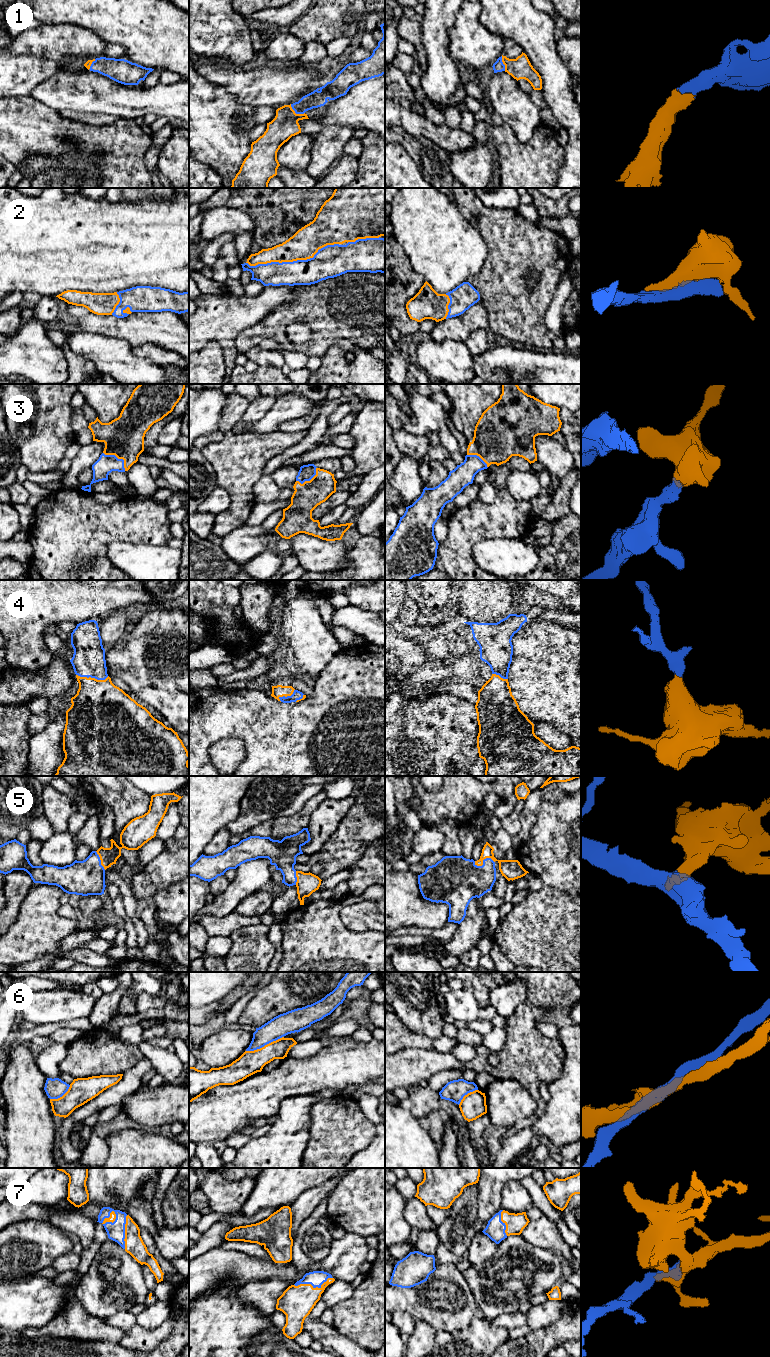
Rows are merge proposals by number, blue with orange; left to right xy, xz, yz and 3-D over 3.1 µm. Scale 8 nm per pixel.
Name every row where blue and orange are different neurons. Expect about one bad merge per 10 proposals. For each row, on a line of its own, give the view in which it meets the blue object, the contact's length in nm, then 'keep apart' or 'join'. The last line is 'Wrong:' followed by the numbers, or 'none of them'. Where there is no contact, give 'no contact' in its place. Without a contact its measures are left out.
1: contact in xz; length 140 nm; join
2: contact in xz; length 750 nm; join
3: contact in xy; length 240 nm; join
4: contact in xy; length 260 nm; join
5: contact in yz; length 170 nm; join
6: contact in xz; length 320 nm; keep apart
7: contact in xz; length 320 nm; join
Wrong: 6

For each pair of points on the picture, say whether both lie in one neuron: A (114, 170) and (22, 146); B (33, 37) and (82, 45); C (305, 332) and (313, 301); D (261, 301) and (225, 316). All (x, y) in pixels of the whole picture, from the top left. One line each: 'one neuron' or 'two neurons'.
A: one neuron
B: one neuron
C: two neurons
D: one neuron

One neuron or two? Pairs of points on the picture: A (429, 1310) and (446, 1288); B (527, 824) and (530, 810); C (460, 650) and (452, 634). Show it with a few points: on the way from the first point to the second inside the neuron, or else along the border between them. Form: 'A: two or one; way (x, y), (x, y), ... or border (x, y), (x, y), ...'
A: one; way (434, 1305), (446, 1293)
B: one; way (527, 821), (529, 813)
C: one; way (458, 646), (453, 641), (453, 638)

